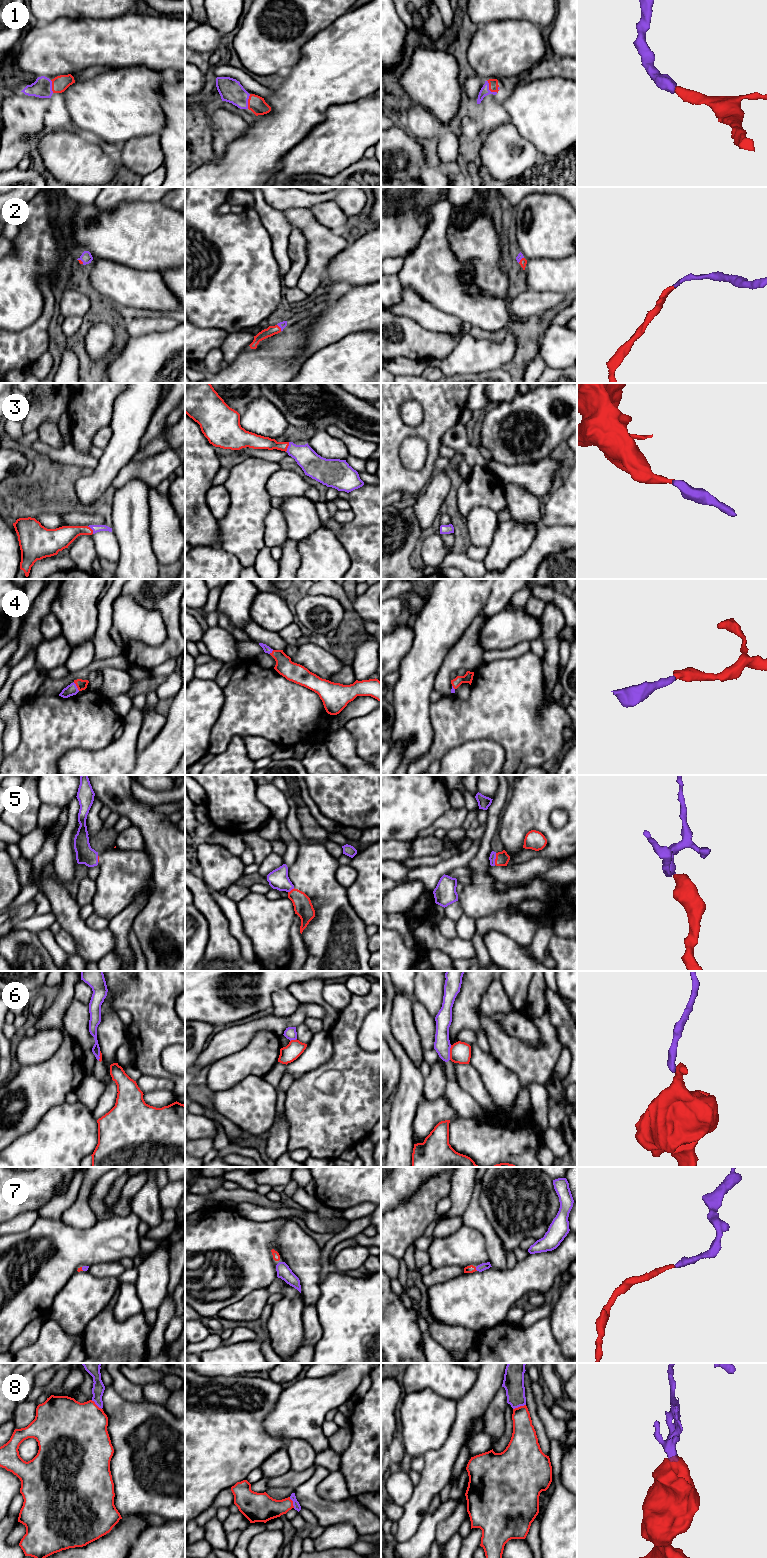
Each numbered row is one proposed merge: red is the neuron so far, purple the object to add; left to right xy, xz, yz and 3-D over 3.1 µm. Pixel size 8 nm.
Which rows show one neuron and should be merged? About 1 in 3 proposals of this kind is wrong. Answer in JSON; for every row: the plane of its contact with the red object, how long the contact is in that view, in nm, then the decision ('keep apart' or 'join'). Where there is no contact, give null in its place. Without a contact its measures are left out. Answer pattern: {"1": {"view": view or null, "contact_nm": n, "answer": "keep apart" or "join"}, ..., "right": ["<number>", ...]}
{"1": {"view": "yz", "contact_nm": 130, "answer": "join"}, "2": {"view": "xy", "contact_nm": 60, "answer": "join"}, "3": {"view": "xz", "contact_nm": 90, "answer": "join"}, "4": {"view": "xy", "contact_nm": 90, "answer": "join"}, "5": {"view": "yz", "contact_nm": 100, "answer": "join"}, "6": {"view": "yz", "contact_nm": 120, "answer": "keep apart"}, "7": {"view": "yz", "contact_nm": 40, "answer": "join"}, "8": {"view": "yz", "contact_nm": 110, "answer": "keep apart"}, "right": ["1", "2", "3", "4", "5", "7"]}

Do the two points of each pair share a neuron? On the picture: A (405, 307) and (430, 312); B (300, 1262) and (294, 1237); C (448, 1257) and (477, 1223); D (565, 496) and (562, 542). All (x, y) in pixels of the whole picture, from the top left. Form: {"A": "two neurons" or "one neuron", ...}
{"A": "one neuron", "B": "one neuron", "C": "two neurons", "D": "two neurons"}

